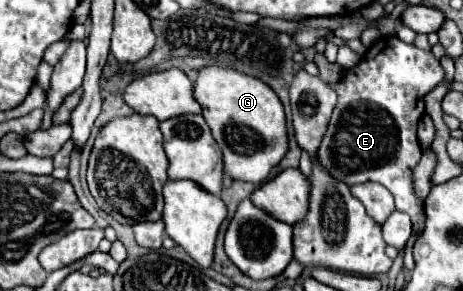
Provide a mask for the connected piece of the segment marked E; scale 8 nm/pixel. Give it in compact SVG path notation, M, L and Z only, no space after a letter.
M382 36L370 46L366 56L346 72L344 80L332 84L338 92L338 104L316 152L318 166L348 186L368 180L386 186L396 198L396 210L412 218L412 234L416 238L422 234L426 222L424 200L418 198L412 182L412 170L422 156L416 126L424 114L422 96L442 80L444 68L432 52L410 46L398 36Z

